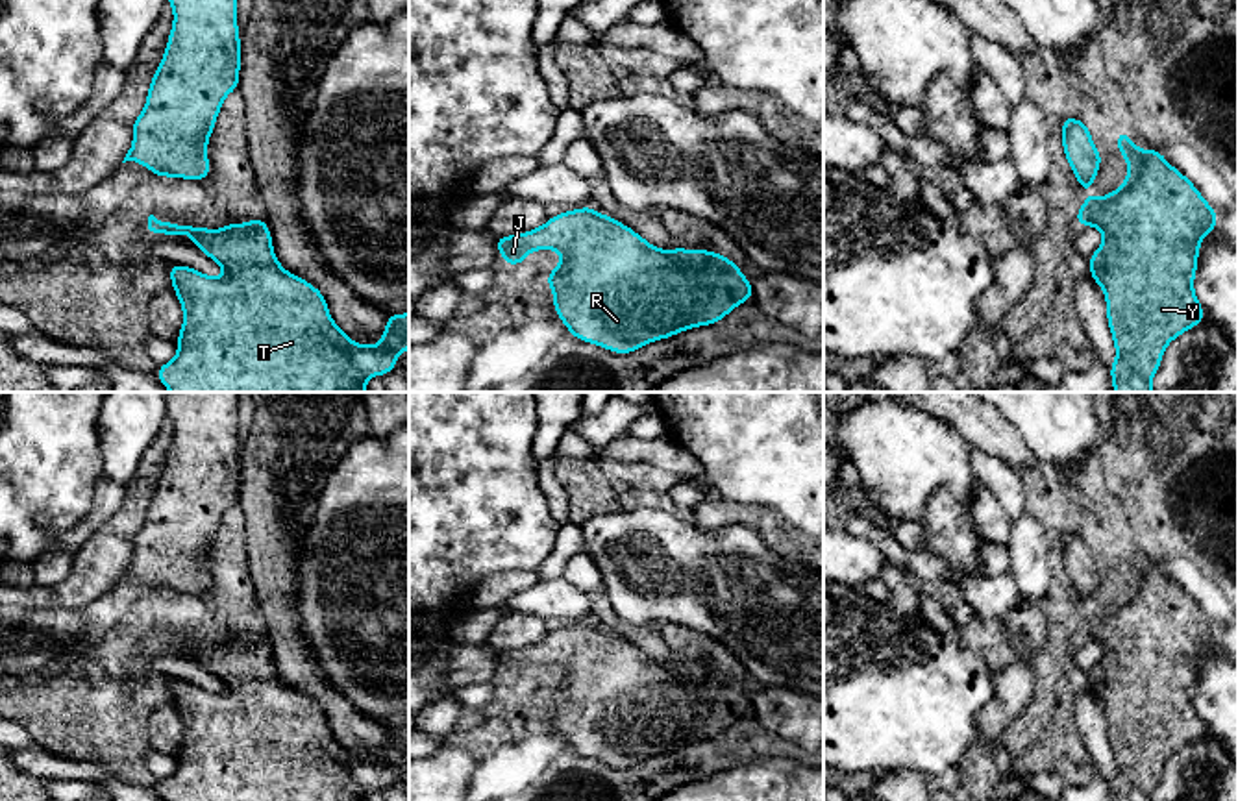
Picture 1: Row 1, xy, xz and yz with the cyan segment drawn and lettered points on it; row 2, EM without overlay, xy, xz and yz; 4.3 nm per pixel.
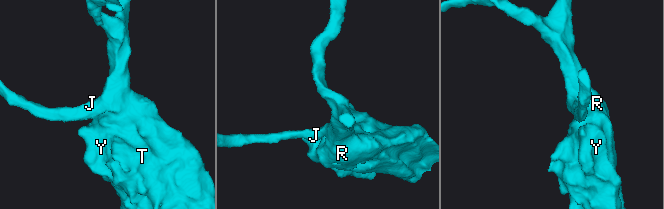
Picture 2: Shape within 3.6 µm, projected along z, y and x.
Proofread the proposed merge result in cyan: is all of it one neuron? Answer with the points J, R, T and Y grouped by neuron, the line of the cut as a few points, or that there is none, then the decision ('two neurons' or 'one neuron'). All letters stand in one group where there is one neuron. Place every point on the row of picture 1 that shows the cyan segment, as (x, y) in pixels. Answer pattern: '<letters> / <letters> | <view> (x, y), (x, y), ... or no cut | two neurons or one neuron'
J R T Y | no cut | one neuron

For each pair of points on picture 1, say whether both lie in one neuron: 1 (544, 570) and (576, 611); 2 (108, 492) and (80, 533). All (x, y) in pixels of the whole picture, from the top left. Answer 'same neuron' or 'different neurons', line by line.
1: different neurons
2: same neuron

